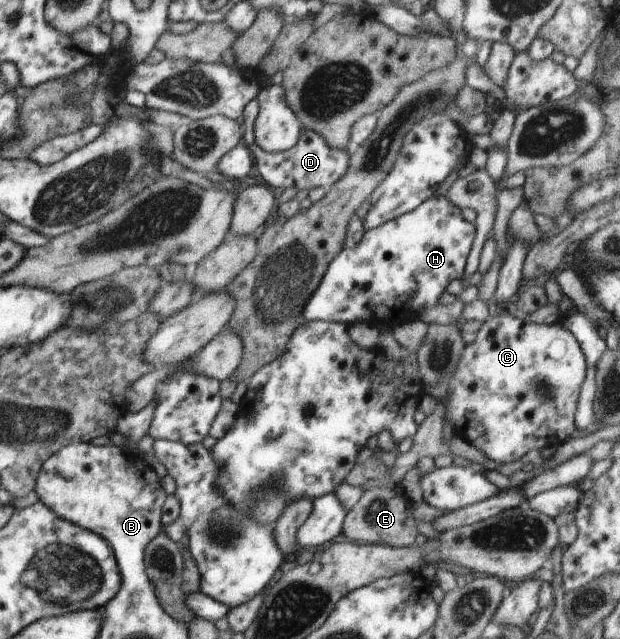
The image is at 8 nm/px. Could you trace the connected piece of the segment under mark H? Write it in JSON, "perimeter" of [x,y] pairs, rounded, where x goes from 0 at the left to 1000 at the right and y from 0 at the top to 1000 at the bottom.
{"perimeter":[[[695,307],[684,313],[673,326],[668,326],[663,332],[644,338],[639,344],[629,344],[615,354],[606,354],[602,360],[592,360],[587,363],[585,372],[577,382],[563,380],[560,388],[553,390],[527,416],[524,429],[521,429],[511,451],[508,451],[503,463],[498,463],[485,495],[489,495],[489,504],[515,502],[515,501],[537,501],[540,504],[556,505],[560,510],[573,507],[573,504],[590,504],[595,509],[611,510],[632,510],[637,512],[663,498],[674,495],[674,485],[679,477],[702,474],[711,466],[711,460],[718,457],[721,446],[731,438],[745,440],[745,432],[750,429],[750,415],[753,410],[753,401],[760,387],[763,385],[763,372],[766,372],[768,349],[758,349],[750,346],[744,338],[744,327],[737,326],[734,319],[727,319],[721,313],[721,307]]]}

